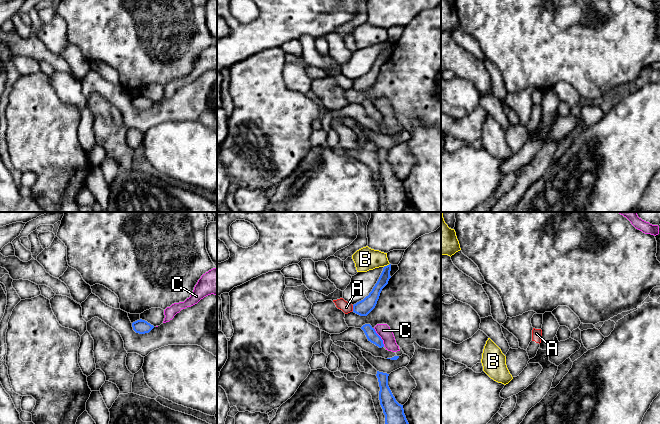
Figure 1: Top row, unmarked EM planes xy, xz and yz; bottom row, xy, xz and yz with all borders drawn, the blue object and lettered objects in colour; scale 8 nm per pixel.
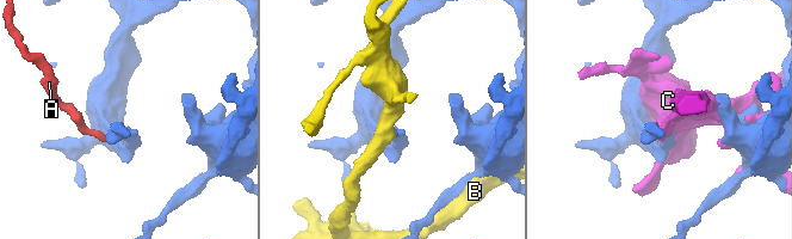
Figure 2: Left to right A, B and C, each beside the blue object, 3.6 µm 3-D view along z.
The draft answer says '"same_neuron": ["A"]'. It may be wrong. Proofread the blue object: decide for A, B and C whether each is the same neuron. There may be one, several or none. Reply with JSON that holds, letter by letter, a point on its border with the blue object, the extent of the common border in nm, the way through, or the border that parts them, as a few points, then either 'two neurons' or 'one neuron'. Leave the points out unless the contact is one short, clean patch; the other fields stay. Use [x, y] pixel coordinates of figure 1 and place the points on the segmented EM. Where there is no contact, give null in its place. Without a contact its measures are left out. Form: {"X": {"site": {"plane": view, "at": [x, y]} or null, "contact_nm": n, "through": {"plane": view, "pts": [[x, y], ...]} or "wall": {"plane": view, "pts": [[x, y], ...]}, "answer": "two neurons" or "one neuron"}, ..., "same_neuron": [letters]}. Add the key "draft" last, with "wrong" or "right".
{"A": {"site": {"plane": "xz", "at": [353, 308]}, "contact_nm": 50, "wall": {"plane": "xz", "pts": [[352, 305], [353, 310]]}, "answer": "two neurons"}, "B": {"site": {"plane": "xz", "at": [387, 265]}, "contact_nm": 50, "answer": "two neurons"}, "C": {"site": {"plane": "xz", "at": [380, 337]}, "contact_nm": 180, "answer": "two neurons"}, "same_neuron": [], "draft": "wrong"}

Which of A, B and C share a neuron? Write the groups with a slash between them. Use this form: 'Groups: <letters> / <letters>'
Groups: A / B / C

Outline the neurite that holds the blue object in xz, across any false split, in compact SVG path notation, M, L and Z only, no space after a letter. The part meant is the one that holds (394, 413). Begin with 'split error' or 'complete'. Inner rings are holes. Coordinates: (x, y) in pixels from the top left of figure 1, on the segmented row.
complete; M377 371L379 382L379 400L385 415L385 424L409 424L404 414L403 405L399 404L388 386L389 374Z

